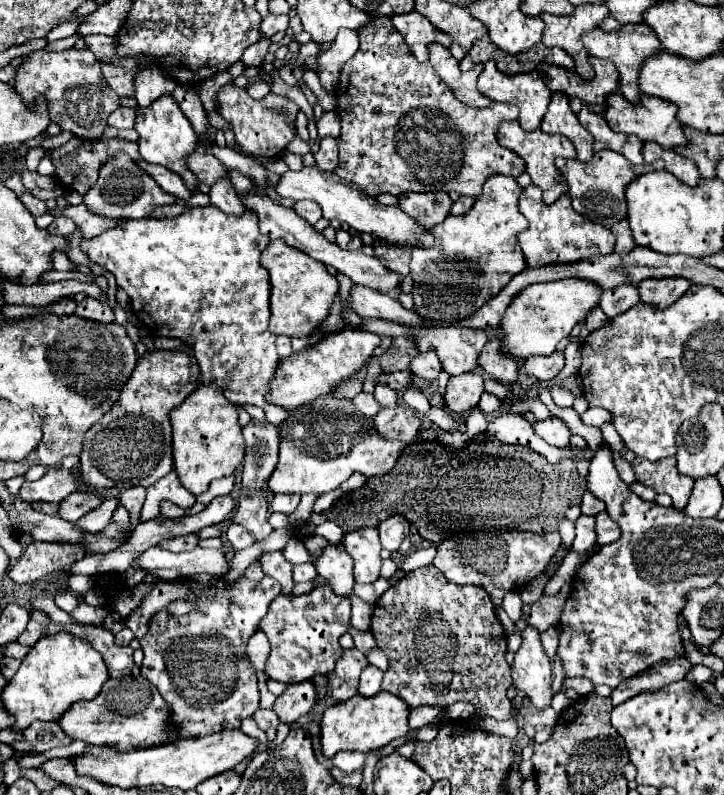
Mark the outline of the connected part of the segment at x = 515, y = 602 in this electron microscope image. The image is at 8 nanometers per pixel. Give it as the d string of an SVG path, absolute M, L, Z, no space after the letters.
M508 592L508 594L504 596L502 608L506 610L508 618L512 618L514 622L518 622L518 620L520 620L520 614L522 614L522 600L520 600L518 592Z

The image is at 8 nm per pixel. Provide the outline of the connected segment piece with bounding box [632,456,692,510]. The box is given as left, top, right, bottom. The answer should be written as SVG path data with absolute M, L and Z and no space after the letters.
M674 456L662 458L658 462L650 462L646 458L634 458L632 470L636 474L636 480L642 482L648 488L654 488L654 492L664 492L672 496L674 508L682 510L688 504L688 494L692 486L688 484L688 476L682 476L674 464Z

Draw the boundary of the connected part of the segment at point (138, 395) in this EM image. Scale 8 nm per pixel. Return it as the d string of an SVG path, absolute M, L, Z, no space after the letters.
M150 350L138 358L130 380L122 386L118 402L86 432L80 474L90 492L132 486L148 488L172 470L172 426L168 414L198 388L198 380L200 368L192 352Z

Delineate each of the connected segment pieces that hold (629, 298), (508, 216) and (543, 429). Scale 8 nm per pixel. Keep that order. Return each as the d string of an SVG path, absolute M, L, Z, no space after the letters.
M622 284L618 288L612 290L604 290L602 292L602 300L600 300L600 308L604 310L604 314L608 318L614 318L630 308L634 308L640 302L638 298L638 290L632 284Z
M492 176L486 180L482 194L476 198L474 206L462 216L448 216L442 224L430 228L434 236L434 248L414 248L410 262L410 276L414 280L412 298L416 306L416 314L434 322L460 322L472 316L478 308L482 308L492 296L496 296L514 274L526 268L522 258L522 250L518 248L518 232L528 226L528 220L518 210L518 196L522 188L514 178L508 176Z
M548 418L548 420L536 422L534 432L542 440L546 440L550 446L558 446L558 448L568 446L568 440L570 440L570 430L566 428L566 424L560 418Z

